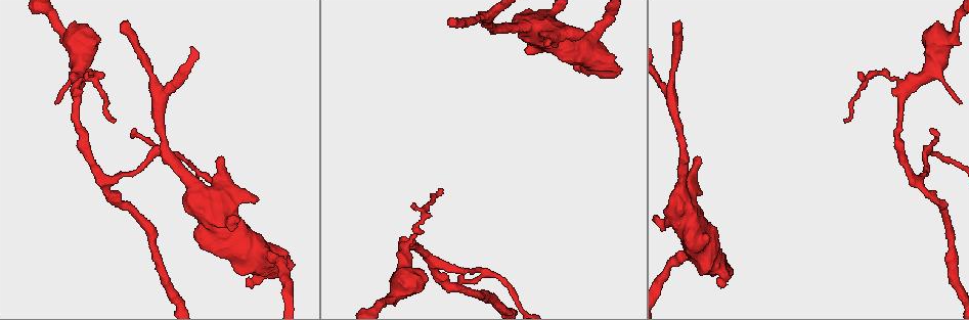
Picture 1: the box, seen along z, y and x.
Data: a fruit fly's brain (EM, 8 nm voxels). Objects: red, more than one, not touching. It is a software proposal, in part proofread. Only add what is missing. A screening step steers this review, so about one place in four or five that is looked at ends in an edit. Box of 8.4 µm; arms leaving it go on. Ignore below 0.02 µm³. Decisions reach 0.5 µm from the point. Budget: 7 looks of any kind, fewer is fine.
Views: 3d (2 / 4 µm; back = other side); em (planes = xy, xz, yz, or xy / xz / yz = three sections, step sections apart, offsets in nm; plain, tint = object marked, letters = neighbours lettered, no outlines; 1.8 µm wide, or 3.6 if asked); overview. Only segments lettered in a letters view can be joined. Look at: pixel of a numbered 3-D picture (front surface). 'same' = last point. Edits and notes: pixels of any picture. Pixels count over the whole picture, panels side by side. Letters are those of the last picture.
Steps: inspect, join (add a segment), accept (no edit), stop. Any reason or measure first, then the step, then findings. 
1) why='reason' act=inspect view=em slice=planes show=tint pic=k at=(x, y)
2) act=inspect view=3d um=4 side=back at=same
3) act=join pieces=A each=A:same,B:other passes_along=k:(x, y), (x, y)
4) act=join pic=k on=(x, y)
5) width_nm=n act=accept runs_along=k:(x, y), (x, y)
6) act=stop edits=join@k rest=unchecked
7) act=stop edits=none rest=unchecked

why='an open end' act=inspect view=em slice=planes show=plain pic=1 at=(126, 25)

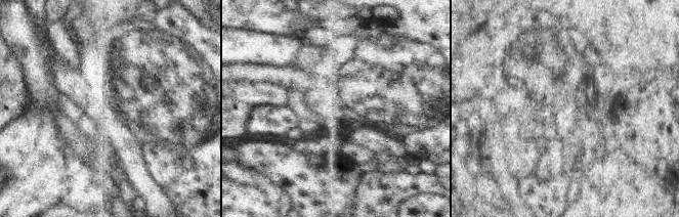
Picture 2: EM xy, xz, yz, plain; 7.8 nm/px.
act=inspect view=em slice=planes show=letters at=same

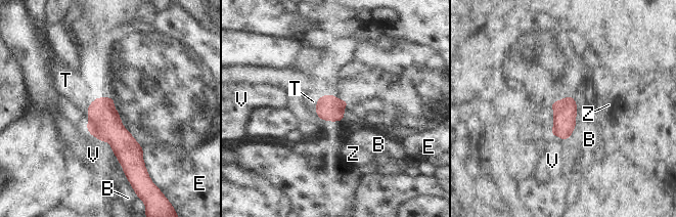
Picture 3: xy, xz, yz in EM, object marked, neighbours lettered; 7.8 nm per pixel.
act=join pieces=T each=B:other,E:other,T:same,V:other,Z:other passes_along=3:(104, 123), (90, 103), (66, 82) found='the neuron continues'

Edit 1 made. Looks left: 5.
why='free end' act=inspect view=3d um=2 pic=1 at=(549, 42)

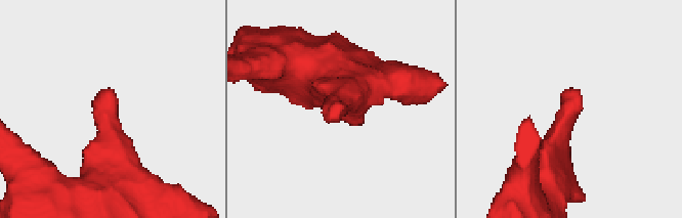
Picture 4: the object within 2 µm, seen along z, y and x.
act=inspect view=em slice=planes show=letters pic=4 at=(339, 117)

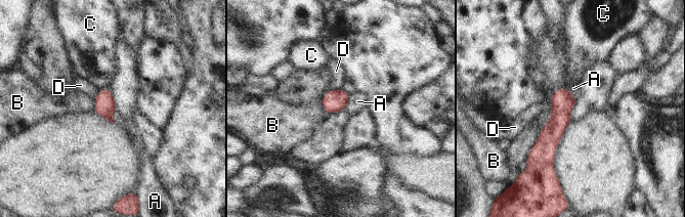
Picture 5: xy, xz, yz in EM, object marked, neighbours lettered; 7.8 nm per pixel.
longest_contact=A:180nm act=accept each=A:other,B:other,C:other,D:other found='no lettered segment goes on from it'

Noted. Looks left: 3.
why='stops while still wide' act=inspect view=em slice=planes show=tint pic=1 at=(291, 265)

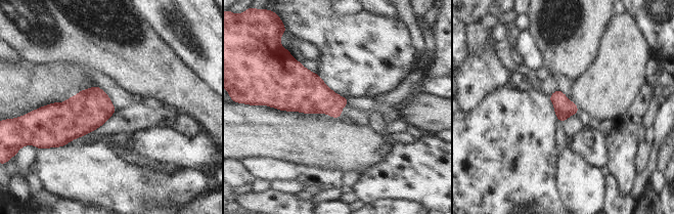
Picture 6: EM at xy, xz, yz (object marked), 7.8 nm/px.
act=inspect view=em slice=planes show=letters at=same

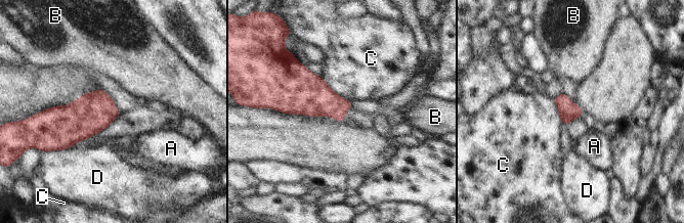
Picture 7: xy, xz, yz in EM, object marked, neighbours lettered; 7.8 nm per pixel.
longest_contact=C:320nm act=accept each=A:other,B:other,C:other,D:other border=7:(321, 76), (336, 92), (352, 101) found='no lettered segment goes on from it'

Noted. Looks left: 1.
act=stop edits=join@3 rest=unchecked

